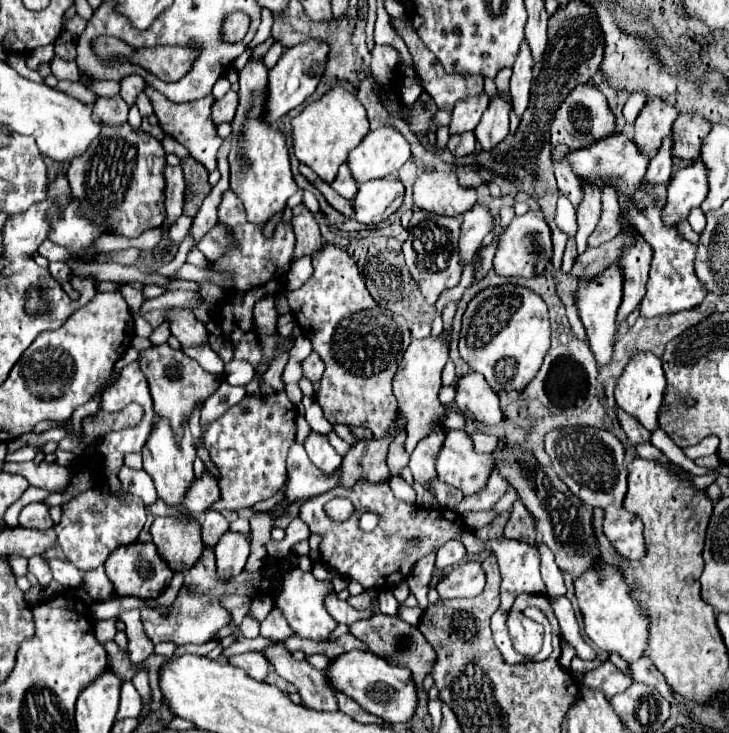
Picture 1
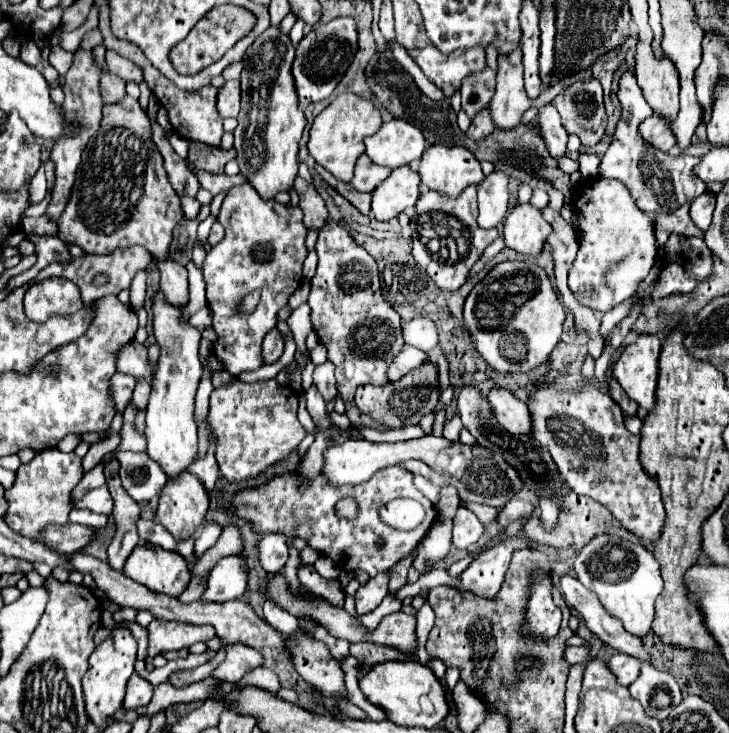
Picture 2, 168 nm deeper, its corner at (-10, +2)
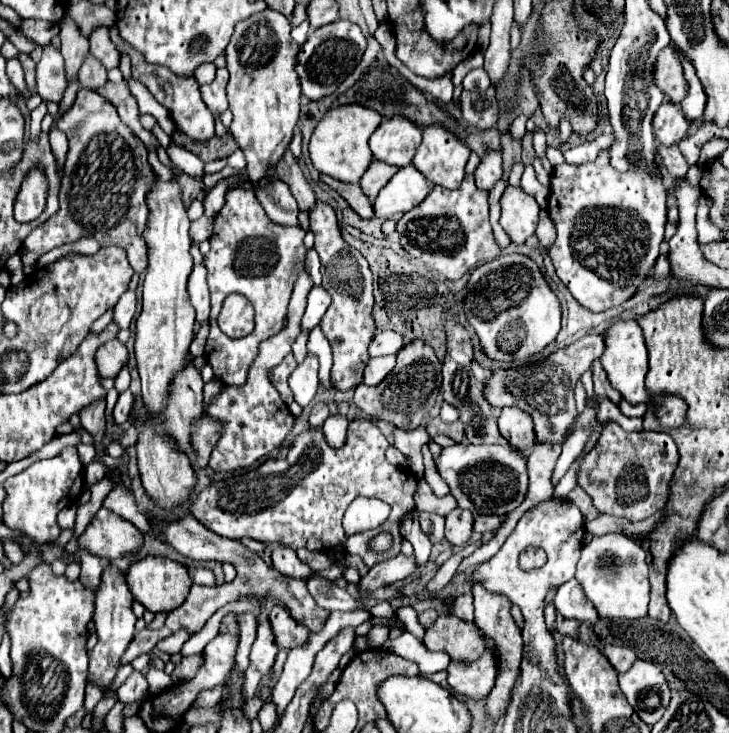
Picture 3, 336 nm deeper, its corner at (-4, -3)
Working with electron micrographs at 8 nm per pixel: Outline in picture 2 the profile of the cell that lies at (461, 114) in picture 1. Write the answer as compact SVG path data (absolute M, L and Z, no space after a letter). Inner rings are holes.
M486 67L480 73L472 73L462 81L462 109L470 115L470 119L492 101L492 93L496 87L496 73Z

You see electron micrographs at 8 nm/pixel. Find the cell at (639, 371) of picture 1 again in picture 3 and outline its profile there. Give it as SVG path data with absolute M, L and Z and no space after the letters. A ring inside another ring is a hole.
M636 320L616 322L616 324L610 326L610 330L606 334L606 350L600 358L600 362L602 362L602 368L608 374L610 384L622 394L622 398L628 404L636 406L636 404L646 402L648 394L646 394L646 388L644 388L644 378L646 378L646 372L648 372L648 350L646 350L646 344L644 344L640 324Z

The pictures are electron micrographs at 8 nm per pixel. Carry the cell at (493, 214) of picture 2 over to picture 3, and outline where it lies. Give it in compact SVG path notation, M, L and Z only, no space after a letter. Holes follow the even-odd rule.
M488 152L474 172L476 188L490 192L500 178L502 178L502 154L500 152Z

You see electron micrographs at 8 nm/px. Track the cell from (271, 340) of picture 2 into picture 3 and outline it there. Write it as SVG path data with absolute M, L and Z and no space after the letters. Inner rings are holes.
M302 270L302 274L296 280L296 286L294 286L294 292L292 292L288 305L288 326L280 334L276 334L260 344L258 356L248 370L248 380L244 386L226 386L224 384L222 390L210 400L206 412L212 420L218 420L222 424L220 440L214 446L210 464L208 464L214 472L232 472L232 470L252 466L256 460L260 460L274 448L280 448L282 442L286 440L286 436L292 432L294 416L290 414L288 406L282 402L278 390L274 390L272 380L270 380L270 370L274 366L278 366L284 360L284 356L288 356L292 352L292 344L300 334L300 318L304 314L306 296L308 296L310 288L312 288L312 280Z

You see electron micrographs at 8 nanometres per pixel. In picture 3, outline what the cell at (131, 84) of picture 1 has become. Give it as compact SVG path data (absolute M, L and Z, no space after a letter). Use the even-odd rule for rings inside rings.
M106 26L94 30L88 40L90 40L90 54L94 58L98 58L104 64L106 70L112 70L112 68L118 68L120 66L120 52L110 42L108 28Z

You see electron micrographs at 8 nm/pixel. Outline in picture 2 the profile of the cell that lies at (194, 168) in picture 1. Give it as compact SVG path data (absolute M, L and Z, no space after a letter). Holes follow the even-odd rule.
M190 141L188 145L188 157L196 167L202 167L210 173L222 173L224 165L236 157L234 147L232 149L222 149L222 147L212 147L212 145L200 145L196 141Z

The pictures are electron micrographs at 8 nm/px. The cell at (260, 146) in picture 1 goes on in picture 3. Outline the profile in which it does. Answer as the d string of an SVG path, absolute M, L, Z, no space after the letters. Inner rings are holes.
M266 8L246 22L238 22L234 38L226 48L228 60L228 102L234 114L230 134L246 156L246 172L252 182L260 182L268 168L276 168L292 142L300 116L300 82L294 70L300 46L290 36L290 24L284 14Z

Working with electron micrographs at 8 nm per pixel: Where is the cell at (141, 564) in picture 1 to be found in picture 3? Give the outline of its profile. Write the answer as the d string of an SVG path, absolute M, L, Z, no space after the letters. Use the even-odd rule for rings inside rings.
M146 556L142 560L132 562L126 572L126 582L130 586L134 600L138 600L150 612L170 612L178 608L186 600L192 586L186 566L164 556Z

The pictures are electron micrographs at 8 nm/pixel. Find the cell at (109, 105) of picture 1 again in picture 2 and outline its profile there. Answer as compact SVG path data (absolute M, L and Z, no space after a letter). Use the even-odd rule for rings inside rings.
M106 69L102 71L102 77L100 77L100 93L102 93L102 99L104 103L116 103L120 99L124 99L126 91L124 91L124 81L120 77L116 77L114 73L108 73Z

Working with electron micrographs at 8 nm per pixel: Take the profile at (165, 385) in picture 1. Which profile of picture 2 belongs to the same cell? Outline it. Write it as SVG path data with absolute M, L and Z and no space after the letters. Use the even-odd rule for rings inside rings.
M130 341L120 349L120 357L116 359L116 371L132 375L134 379L152 379L154 365L148 363L148 351L142 343Z

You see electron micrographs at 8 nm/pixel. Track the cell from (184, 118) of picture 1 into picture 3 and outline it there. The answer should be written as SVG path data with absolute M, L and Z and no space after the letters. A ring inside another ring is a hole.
M110 28L110 38L112 38L114 46L118 48L118 52L130 56L130 60L132 60L132 76L136 80L140 80L150 90L150 94L170 112L172 120L174 120L174 116L184 118L180 122L174 120L176 128L182 134L186 134L188 138L198 140L198 142L204 142L204 140L208 140L208 138L214 136L214 116L210 114L210 110L206 110L206 104L202 102L198 84L196 84L194 78L178 78L176 74L170 74L170 70L166 70L164 66L150 66L142 58L142 54L136 54L136 50L130 50L130 46L126 46L126 42L122 42L122 38L118 38L118 30L116 28Z

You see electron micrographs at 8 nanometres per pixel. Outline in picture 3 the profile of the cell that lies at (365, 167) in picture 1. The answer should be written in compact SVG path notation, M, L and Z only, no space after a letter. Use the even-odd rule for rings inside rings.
M386 118L370 136L368 144L376 160L390 166L408 166L420 146L422 130L406 118Z

